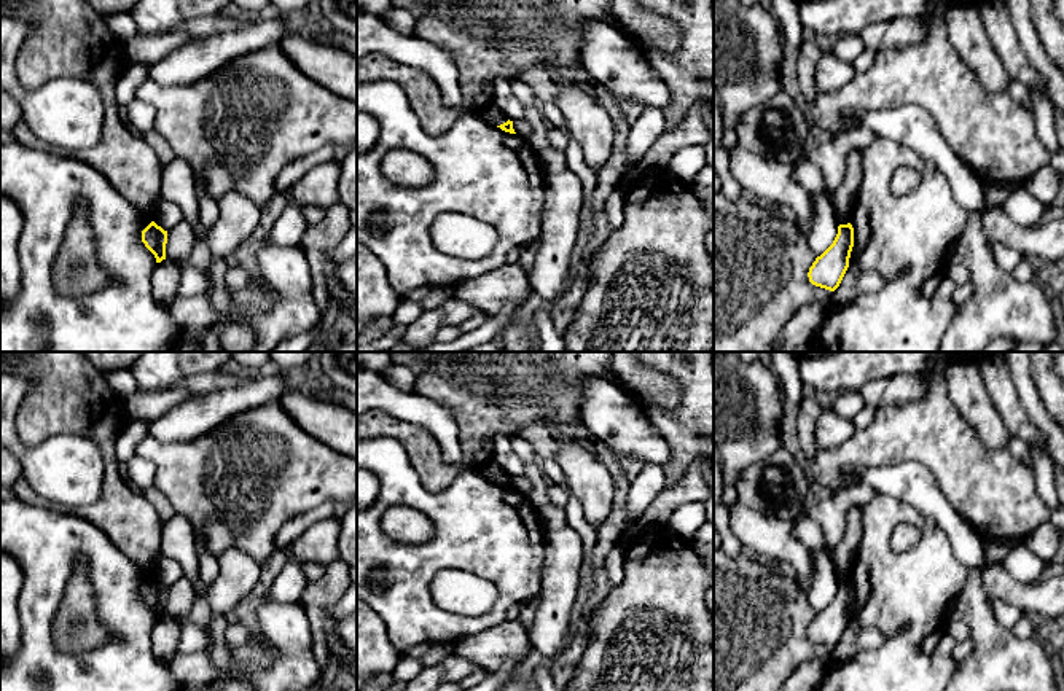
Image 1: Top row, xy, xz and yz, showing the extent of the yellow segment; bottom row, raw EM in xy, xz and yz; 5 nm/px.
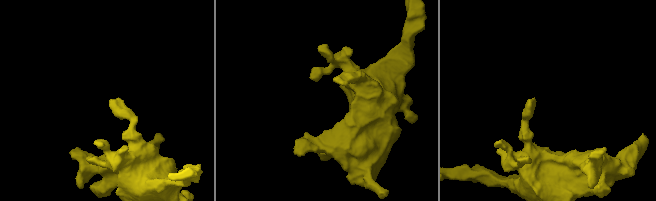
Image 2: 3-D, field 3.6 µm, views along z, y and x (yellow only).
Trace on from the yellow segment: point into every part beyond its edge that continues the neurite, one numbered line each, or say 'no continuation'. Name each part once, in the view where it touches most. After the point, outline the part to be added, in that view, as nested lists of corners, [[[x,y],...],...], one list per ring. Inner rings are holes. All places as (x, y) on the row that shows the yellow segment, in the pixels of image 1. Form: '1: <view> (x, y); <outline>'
no continuation

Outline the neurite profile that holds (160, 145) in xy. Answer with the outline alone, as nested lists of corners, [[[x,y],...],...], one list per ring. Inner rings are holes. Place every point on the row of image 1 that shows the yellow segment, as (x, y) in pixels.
[[[150,129],[148,132],[142,134],[142,139],[153,148],[162,169],[175,158],[169,142],[155,129]]]

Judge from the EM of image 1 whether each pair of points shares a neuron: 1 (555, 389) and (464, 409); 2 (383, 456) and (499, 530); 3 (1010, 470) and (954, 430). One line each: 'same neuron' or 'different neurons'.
1: same neuron
2: same neuron
3: same neuron

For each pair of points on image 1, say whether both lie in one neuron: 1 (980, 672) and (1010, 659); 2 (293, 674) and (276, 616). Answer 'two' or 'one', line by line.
1: one
2: one

